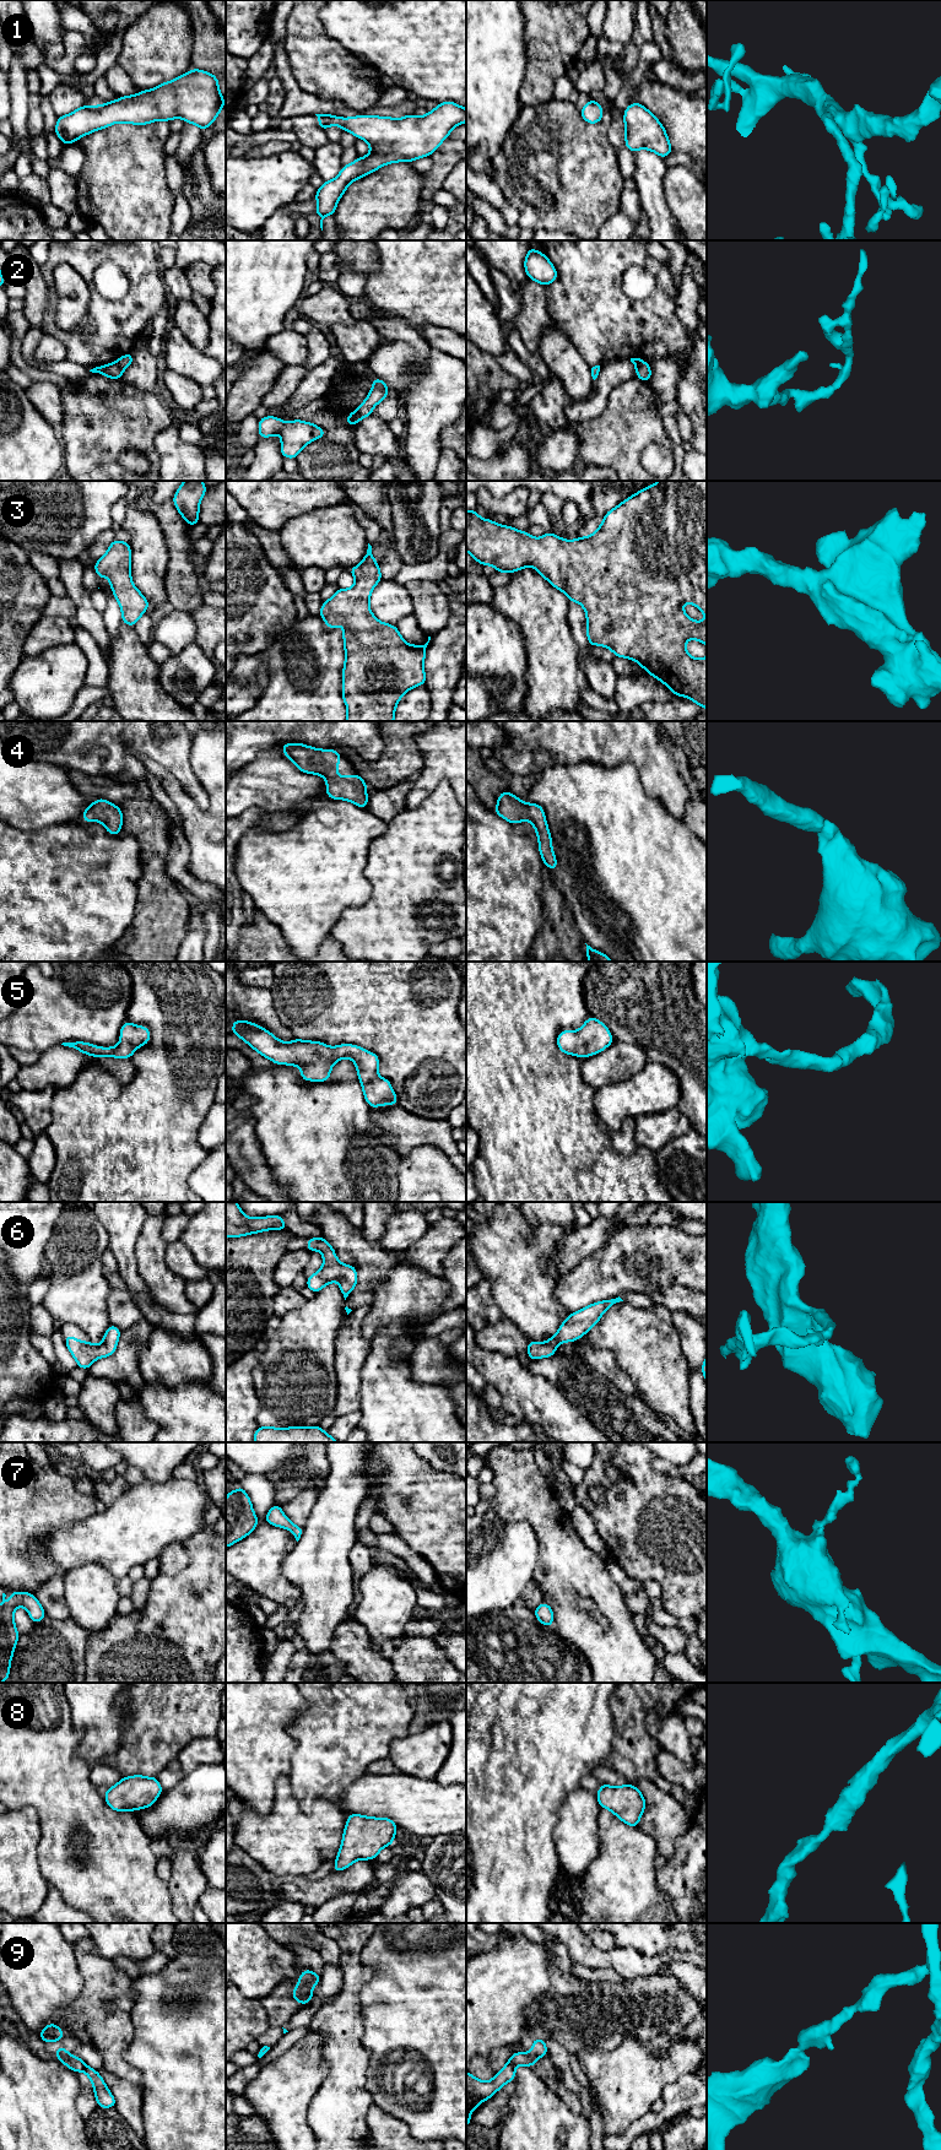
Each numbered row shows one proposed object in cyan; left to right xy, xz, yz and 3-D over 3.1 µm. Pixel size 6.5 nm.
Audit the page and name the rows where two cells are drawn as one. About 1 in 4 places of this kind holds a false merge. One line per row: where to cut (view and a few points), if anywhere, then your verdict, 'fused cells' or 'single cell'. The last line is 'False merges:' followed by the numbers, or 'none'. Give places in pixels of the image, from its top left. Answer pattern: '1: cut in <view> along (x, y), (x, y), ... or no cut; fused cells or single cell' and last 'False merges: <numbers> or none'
1: no cut; single cell
2: cut in xy along (117, 361), (123, 369); fused cells
3: no cut; single cell
4: no cut; single cell
5: no cut; single cell
6: no cut; single cell
7: no cut; single cell
8: no cut; single cell
9: cut in xz along (298, 1985), (306, 1986), (312, 1991); fused cells
False merges: 2, 9

